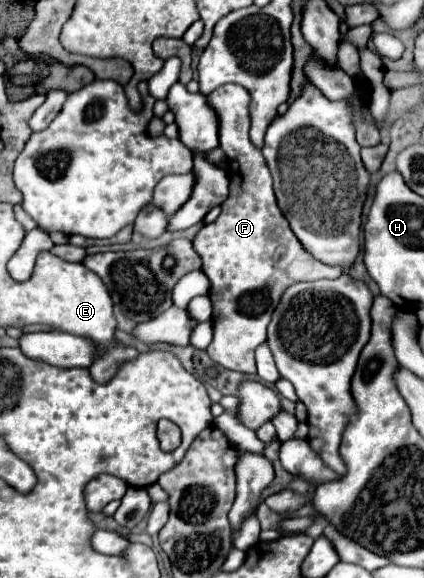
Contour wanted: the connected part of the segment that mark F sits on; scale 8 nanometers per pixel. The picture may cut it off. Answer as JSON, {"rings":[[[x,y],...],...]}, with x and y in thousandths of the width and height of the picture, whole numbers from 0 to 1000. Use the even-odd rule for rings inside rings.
{"rings":[[[535,144],[512,151],[498,164],[498,182],[507,185],[517,199],[517,244],[521,258],[531,261],[540,275],[540,341],[521,355],[521,372],[483,389],[465,410],[455,413],[460,434],[479,448],[479,472],[498,486],[498,521],[502,521],[502,590],[488,600],[493,618],[545,642],[564,645],[601,645],[601,604],[630,590],[630,562],[639,555],[639,542],[653,531],[663,507],[705,486],[748,486],[748,483],[795,483],[804,476],[800,462],[776,462],[733,445],[700,410],[691,410],[691,400],[682,396],[677,379],[667,375],[649,334],[644,334],[644,313],[634,289],[625,282],[625,272],[616,258],[606,258],[587,244],[587,157],[578,157],[559,144]]]}

